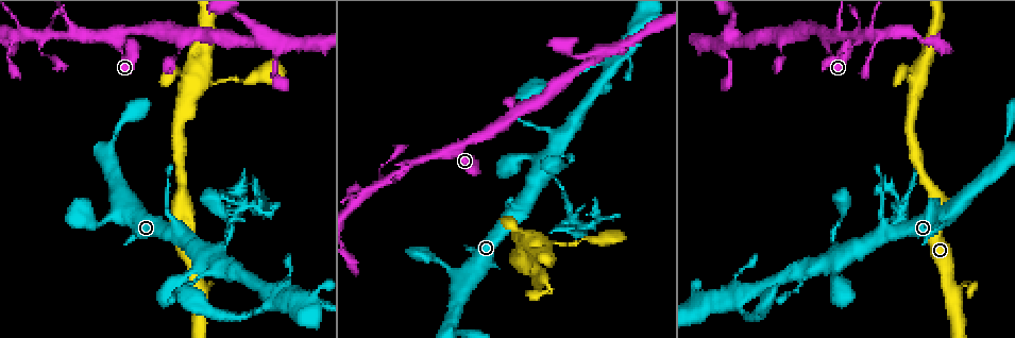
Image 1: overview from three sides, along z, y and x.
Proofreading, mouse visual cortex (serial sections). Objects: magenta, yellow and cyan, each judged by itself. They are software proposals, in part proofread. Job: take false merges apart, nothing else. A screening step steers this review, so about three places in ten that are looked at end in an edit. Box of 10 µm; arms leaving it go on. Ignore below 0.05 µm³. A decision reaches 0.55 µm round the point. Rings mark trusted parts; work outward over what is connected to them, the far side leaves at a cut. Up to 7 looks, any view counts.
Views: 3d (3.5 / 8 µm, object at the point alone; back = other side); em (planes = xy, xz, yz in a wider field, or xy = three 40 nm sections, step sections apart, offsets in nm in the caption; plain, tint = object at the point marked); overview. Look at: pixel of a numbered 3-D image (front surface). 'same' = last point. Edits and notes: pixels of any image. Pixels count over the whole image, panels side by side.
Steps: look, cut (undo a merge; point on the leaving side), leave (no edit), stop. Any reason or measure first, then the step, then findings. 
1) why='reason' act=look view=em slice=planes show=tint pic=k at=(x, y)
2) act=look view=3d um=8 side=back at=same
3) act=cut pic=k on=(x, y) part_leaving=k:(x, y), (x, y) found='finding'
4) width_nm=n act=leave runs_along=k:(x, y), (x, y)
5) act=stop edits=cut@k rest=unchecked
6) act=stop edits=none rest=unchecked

why='thin arm on a thick one' act=look view=3d um=3.5 pic=1 at=(198, 84)

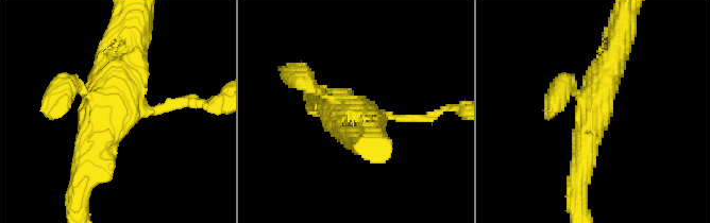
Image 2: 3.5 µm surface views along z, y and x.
why='now the EM' act=look view=em slice=planes show=tint pic=2 at=(117, 109)

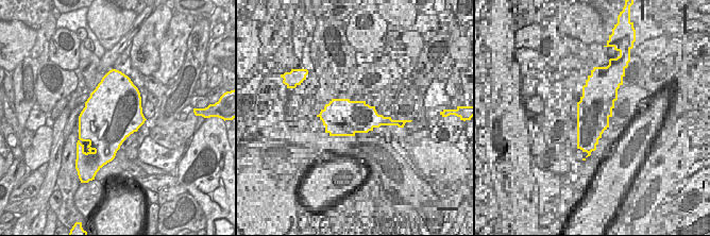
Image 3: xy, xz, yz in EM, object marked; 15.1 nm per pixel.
act=leave runs_along=2:(85, 167), (134, 49) found='continuous, no second cell'

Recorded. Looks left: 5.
why='looks like a crossing' act=look view=em slice=xy step=2 show=tint pic=1 at=(552, 177)

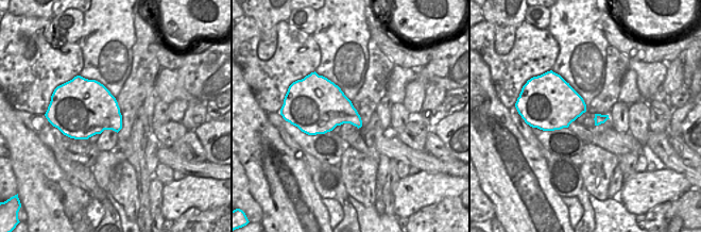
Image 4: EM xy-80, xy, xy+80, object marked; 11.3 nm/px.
why='see where the arms go' act=look view=3d um=3.5 at=same

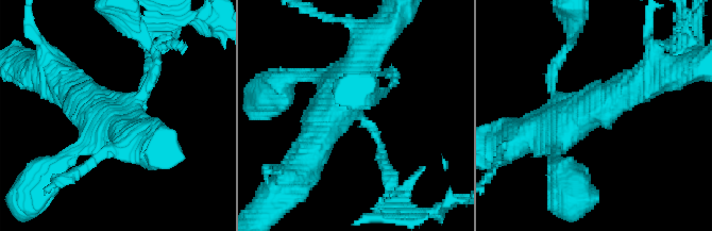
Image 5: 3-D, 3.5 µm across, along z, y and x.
act=cut pic=5 on=(382, 153) part_leaving=5:(371, 127), (390, 192), (396, 192) found='a second cell is stuck on'

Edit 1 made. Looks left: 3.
why='abrupt turn' act=look view=3d um=3.5 pic=1 at=(262, 36)

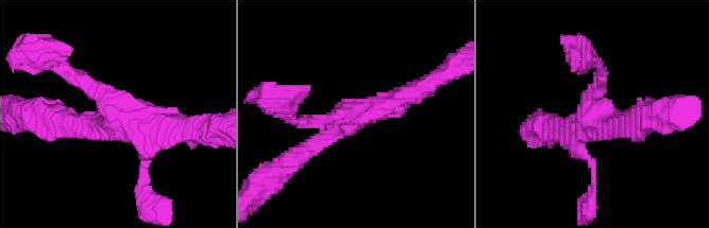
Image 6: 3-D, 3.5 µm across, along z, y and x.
arms=4 arm_widths_nm=200,250,250,250 act=look view=em slice=planes show=tint pic=6 at=(114, 119)

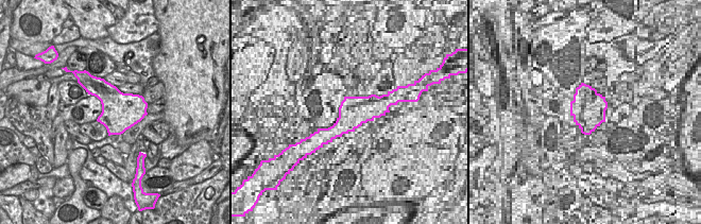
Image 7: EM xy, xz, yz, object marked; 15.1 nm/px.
why='cut it another way' act=look view=em slice=xy step=2 show=tint at=same

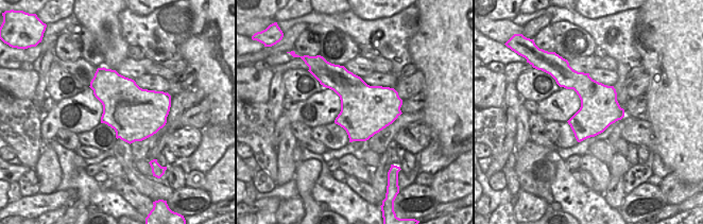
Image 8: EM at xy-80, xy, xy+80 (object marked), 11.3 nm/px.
width_nm=550 act=leave runs_along=6:(293, 157), (375, 105), (418, 91) found='continuous, no second cell'

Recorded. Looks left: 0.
act=stop edits=cut@5 rest=unchecked

